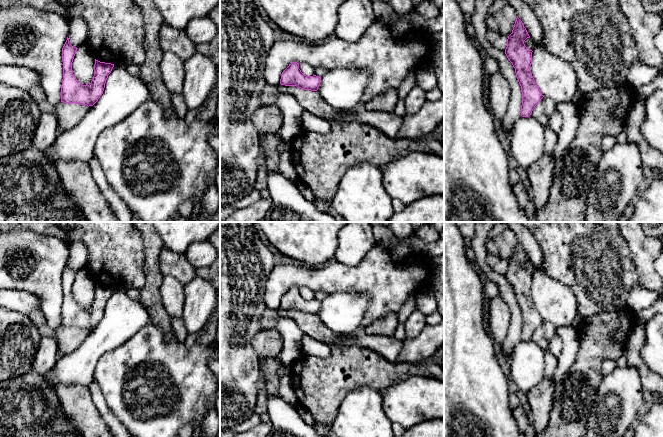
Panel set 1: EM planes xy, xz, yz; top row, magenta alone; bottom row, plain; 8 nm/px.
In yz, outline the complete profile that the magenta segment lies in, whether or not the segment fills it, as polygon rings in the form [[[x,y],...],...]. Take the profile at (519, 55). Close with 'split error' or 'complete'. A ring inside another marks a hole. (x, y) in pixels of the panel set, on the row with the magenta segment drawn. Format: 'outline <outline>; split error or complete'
outline [[[517,17],[512,33],[507,39],[505,54],[515,68],[516,77],[521,86],[522,117],[529,117],[535,106],[544,97],[530,72],[533,51],[524,44],[527,38],[530,36],[522,21]]]; complete

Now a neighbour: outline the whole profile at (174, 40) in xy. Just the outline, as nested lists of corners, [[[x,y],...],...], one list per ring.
[[[163,23],[159,31],[159,44],[163,52],[172,52],[186,61],[197,52],[197,45],[191,41],[184,30]]]

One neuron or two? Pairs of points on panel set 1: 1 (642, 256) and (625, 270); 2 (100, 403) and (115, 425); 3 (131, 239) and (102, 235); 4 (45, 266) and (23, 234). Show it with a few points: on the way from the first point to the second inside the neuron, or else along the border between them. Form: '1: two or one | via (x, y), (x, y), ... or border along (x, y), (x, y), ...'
1: two | border along (626, 241), (632, 264), (643, 285)
2: one | via (102, 408), (111, 420)
3: one | via (124, 239), (112, 239), (109, 236)
4: one | via (37, 258), (36, 254), (25, 242)

